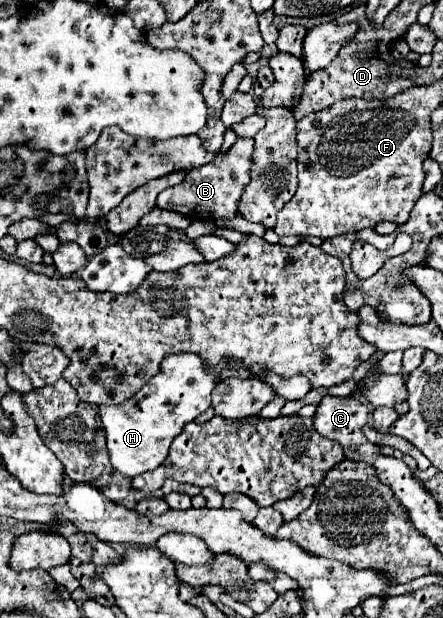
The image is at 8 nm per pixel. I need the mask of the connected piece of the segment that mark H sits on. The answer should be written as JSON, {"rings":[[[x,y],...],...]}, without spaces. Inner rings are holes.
{"rings":[[[194,352],[168,354],[160,364],[160,372],[134,398],[118,406],[100,406],[112,466],[124,476],[156,470],[166,460],[170,444],[182,428],[211,406],[212,388],[220,372],[238,368],[240,362],[232,358],[222,358],[216,366],[208,366],[200,354]]]}

